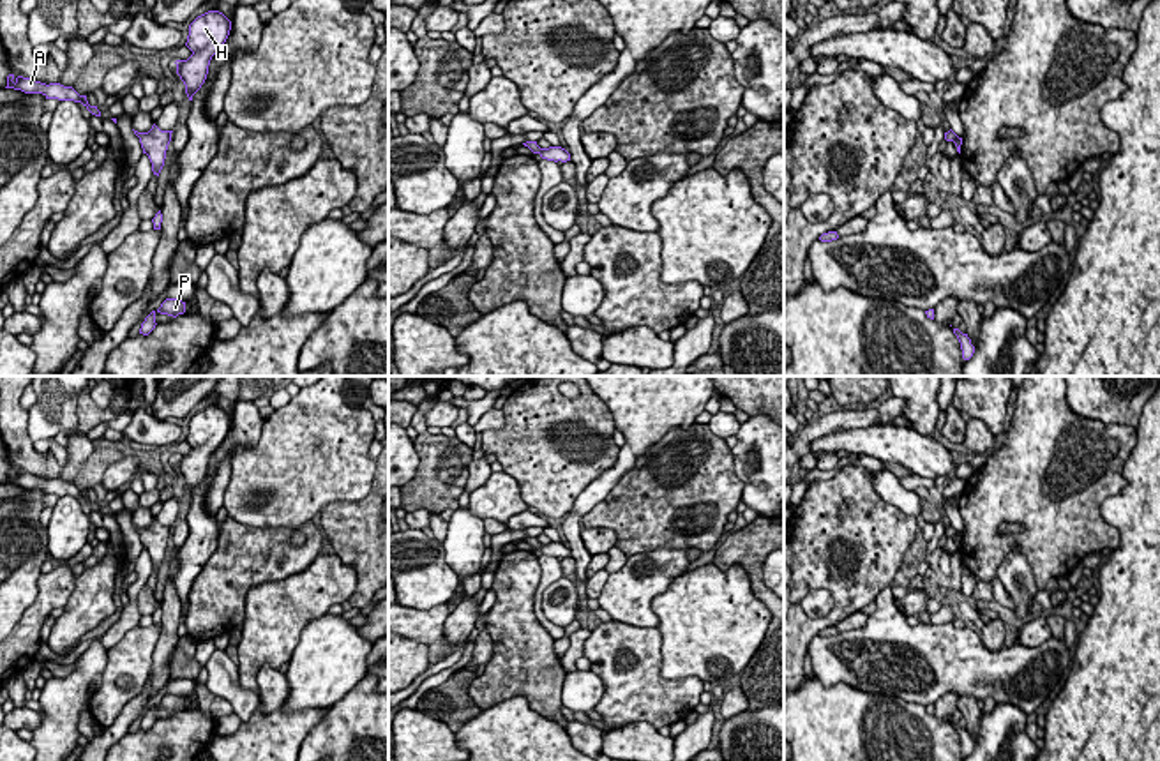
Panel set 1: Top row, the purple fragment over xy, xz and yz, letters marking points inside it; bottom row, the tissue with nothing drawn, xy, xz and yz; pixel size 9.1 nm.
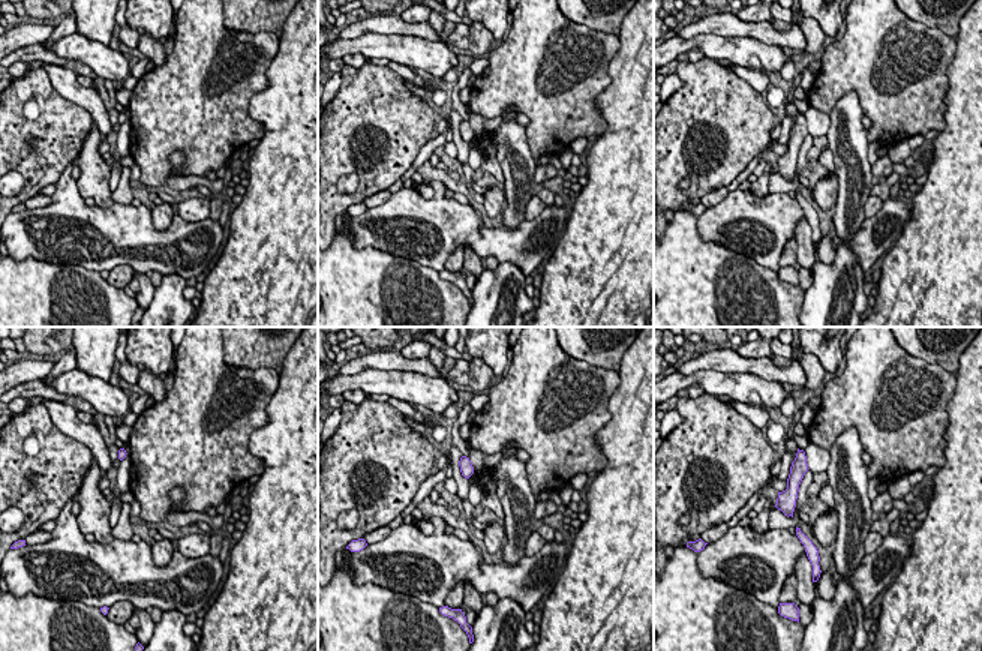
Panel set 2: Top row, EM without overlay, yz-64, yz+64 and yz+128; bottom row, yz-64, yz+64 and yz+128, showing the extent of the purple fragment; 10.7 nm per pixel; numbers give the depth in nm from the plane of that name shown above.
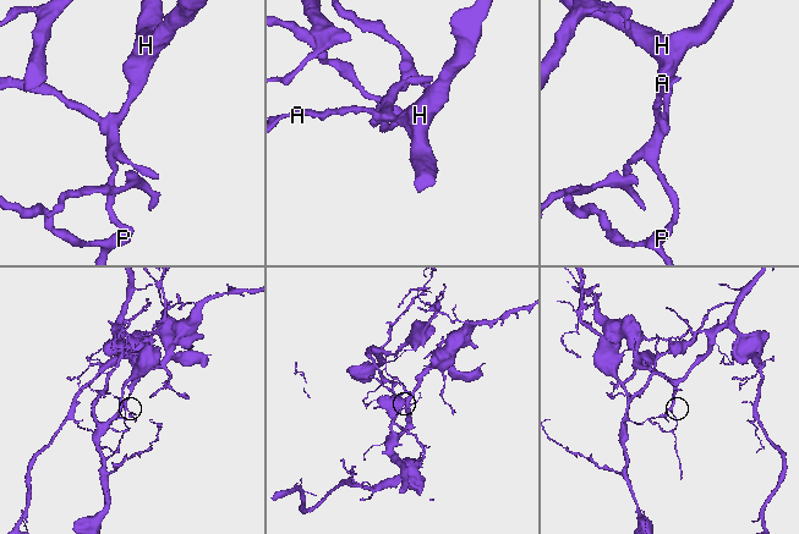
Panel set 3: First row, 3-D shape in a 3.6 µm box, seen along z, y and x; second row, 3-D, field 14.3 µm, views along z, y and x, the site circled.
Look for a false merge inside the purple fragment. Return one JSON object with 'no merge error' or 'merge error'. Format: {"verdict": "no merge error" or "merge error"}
{"verdict": "merge error"}

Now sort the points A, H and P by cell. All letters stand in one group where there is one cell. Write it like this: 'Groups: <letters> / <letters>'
Groups: A / H P

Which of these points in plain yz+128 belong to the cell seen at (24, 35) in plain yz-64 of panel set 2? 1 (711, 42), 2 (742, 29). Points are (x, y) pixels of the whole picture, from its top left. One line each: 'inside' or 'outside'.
1: outside
2: inside

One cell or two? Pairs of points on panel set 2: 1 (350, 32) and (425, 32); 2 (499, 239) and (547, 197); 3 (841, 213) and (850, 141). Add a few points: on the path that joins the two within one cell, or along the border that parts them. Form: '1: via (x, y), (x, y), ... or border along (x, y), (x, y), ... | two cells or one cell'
1: via (368, 26), (399, 26), (407, 29) | one cell
2: border along (553, 203), (546, 207) | two cells
3: via (849, 195), (850, 159) | one cell

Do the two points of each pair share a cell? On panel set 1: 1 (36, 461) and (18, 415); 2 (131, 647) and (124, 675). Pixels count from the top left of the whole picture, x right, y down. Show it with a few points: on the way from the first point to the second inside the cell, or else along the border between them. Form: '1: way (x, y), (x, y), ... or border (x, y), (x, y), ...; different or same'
1: way (25, 451), (18, 442), (18, 426); same
2: way (131, 654), (128, 668); same

